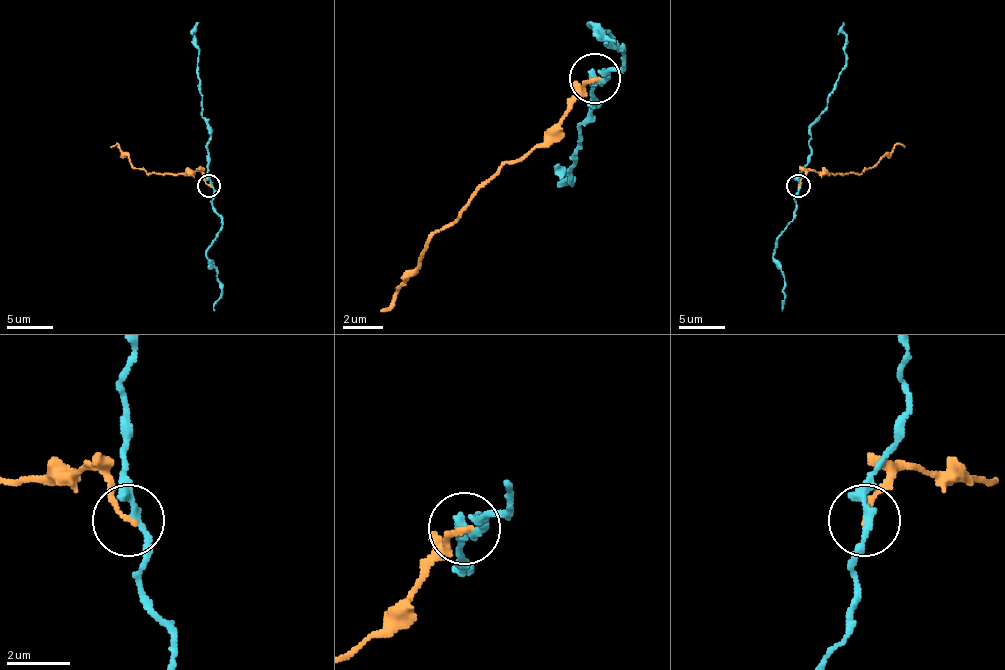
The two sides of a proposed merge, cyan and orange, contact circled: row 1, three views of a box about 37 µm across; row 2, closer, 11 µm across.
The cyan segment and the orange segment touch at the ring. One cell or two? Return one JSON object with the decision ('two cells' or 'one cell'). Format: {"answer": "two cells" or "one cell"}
{"answer": "two cells"}

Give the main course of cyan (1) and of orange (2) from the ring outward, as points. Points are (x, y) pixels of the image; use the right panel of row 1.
1: (799, 186), (799, 172), (810, 154), (810, 124), (822, 112), (845, 66), (843, 22)
2: (799, 186), (810, 170), (833, 175), (863, 172), (896, 145), (905, 147)

